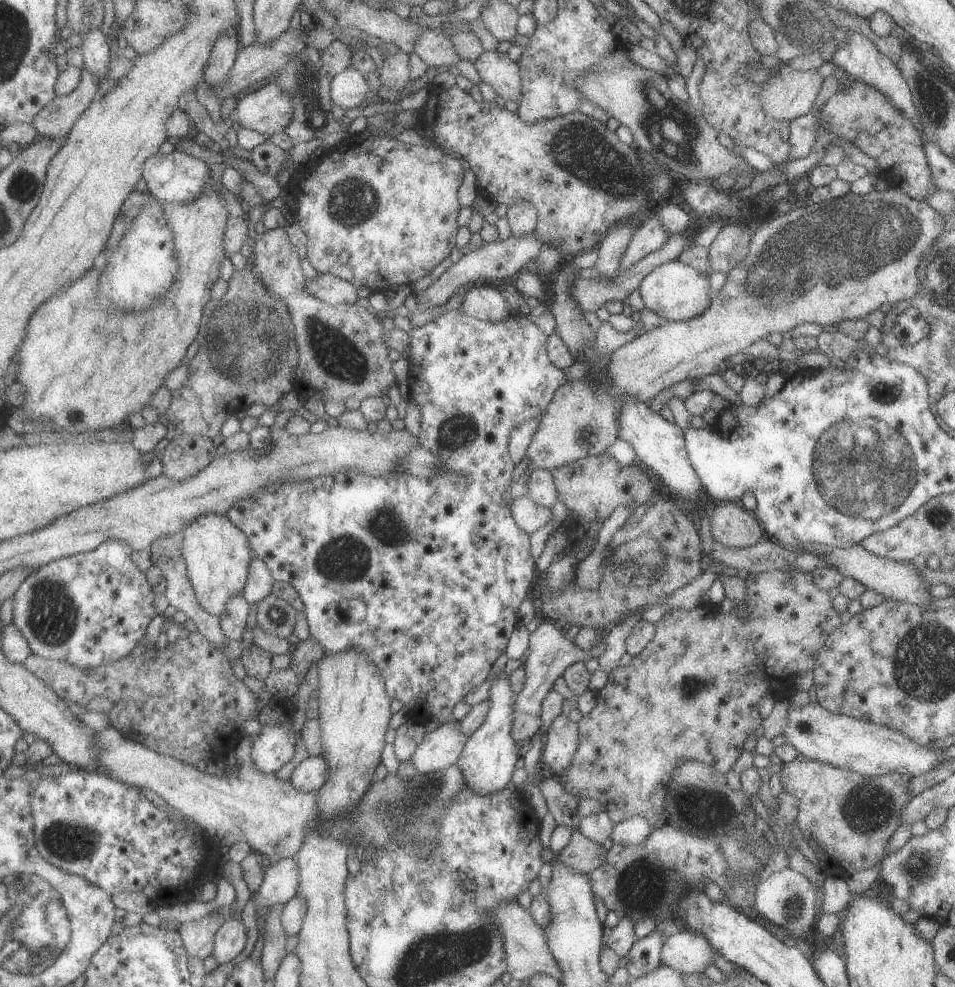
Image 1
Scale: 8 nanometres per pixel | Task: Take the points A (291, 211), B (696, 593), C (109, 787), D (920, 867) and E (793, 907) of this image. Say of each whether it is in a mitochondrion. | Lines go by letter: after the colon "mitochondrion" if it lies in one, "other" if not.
A: other
B: other
C: other
D: mitochondrion
E: mitochondrion

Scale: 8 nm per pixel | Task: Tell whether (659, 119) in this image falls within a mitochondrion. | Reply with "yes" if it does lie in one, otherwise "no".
yes

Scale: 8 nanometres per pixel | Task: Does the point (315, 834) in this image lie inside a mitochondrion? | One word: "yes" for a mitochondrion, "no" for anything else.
no

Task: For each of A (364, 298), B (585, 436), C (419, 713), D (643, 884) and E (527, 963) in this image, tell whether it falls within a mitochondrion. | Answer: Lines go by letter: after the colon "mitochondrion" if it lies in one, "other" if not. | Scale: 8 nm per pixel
A: other
B: other
C: other
D: mitochondrion
E: other

